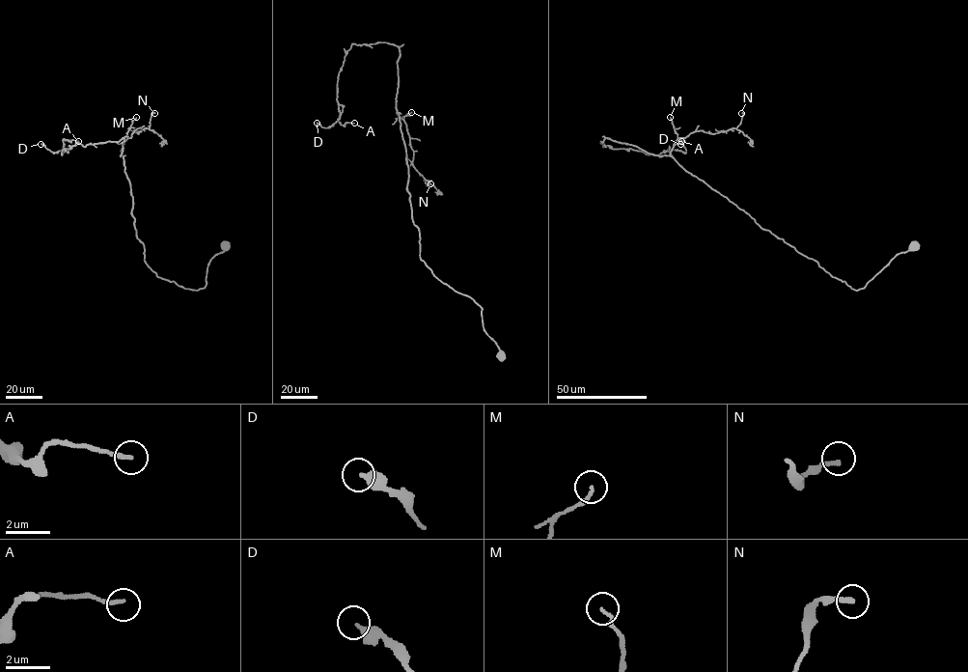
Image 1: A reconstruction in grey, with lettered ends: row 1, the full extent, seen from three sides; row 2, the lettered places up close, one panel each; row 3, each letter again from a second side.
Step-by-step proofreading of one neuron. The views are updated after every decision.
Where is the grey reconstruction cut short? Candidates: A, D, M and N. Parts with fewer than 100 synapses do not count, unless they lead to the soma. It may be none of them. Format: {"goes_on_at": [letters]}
{"goes_on_at": []}

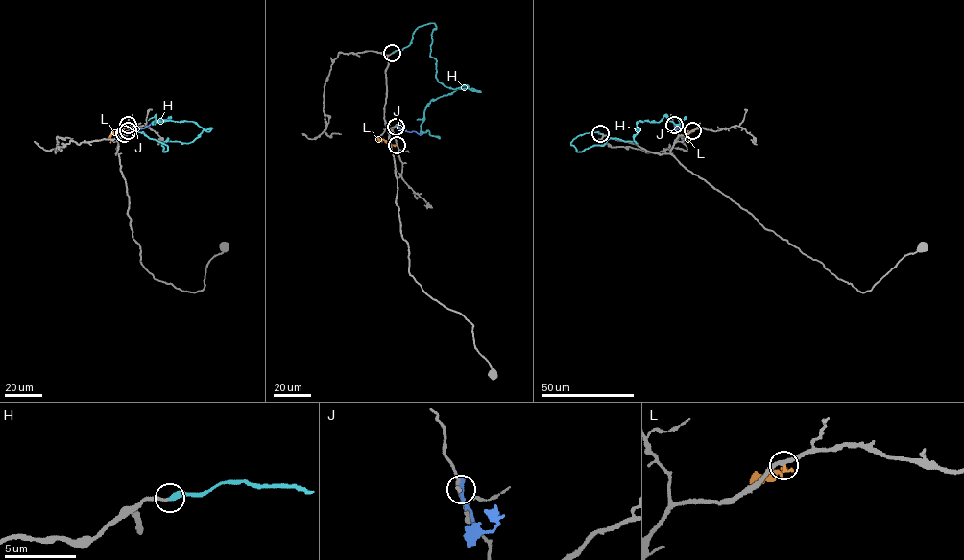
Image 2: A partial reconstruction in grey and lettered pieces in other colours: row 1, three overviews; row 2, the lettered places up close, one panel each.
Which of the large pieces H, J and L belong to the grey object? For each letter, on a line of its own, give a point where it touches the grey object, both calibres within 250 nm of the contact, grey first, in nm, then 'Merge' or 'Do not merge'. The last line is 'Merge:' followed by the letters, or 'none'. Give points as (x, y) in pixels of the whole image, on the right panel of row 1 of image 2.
H: Touches grey at (600, 133). Thickness 170 nm (grey) against 440 nm. Merge
J: Touches grey at (674, 125). Thickness 240 nm (grey) against 340 nm. Do not merge
L: Touches grey at (692, 130). Thickness 280 nm (grey) against 130 nm. Do not merge
Merge: H

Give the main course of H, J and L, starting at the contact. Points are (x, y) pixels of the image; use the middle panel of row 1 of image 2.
H: (392, 53), (434, 23), (437, 80), (479, 91), (430, 101), (421, 129), (440, 137)
J: (396, 127), (421, 133)
L: (397, 145), (378, 141)

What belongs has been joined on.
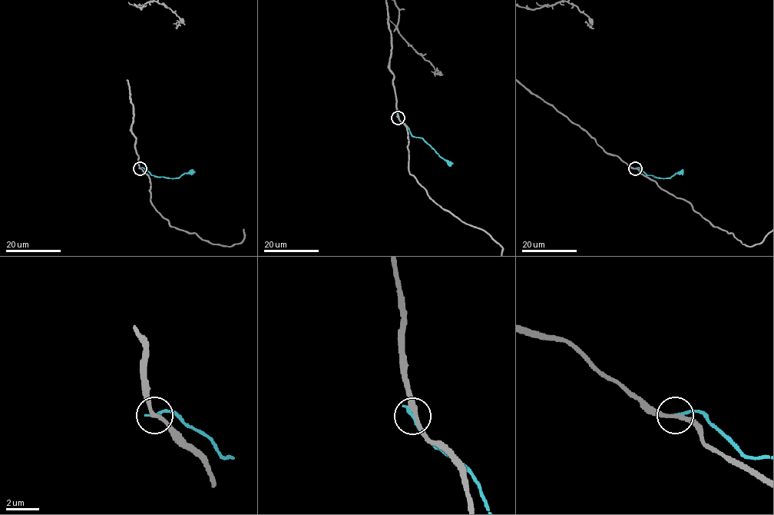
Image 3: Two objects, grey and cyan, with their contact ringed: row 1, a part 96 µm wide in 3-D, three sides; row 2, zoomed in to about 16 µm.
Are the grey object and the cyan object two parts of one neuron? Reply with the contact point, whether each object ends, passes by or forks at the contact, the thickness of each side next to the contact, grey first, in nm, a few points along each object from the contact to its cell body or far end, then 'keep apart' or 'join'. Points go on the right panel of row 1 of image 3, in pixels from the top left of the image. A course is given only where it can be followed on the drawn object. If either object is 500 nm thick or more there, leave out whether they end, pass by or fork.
(635, 168) | grey passes by | cyan ends | 280/190 nm | cyan via (635, 167), (639, 167), (654, 177), (669, 178), (681, 171) | keep apart

